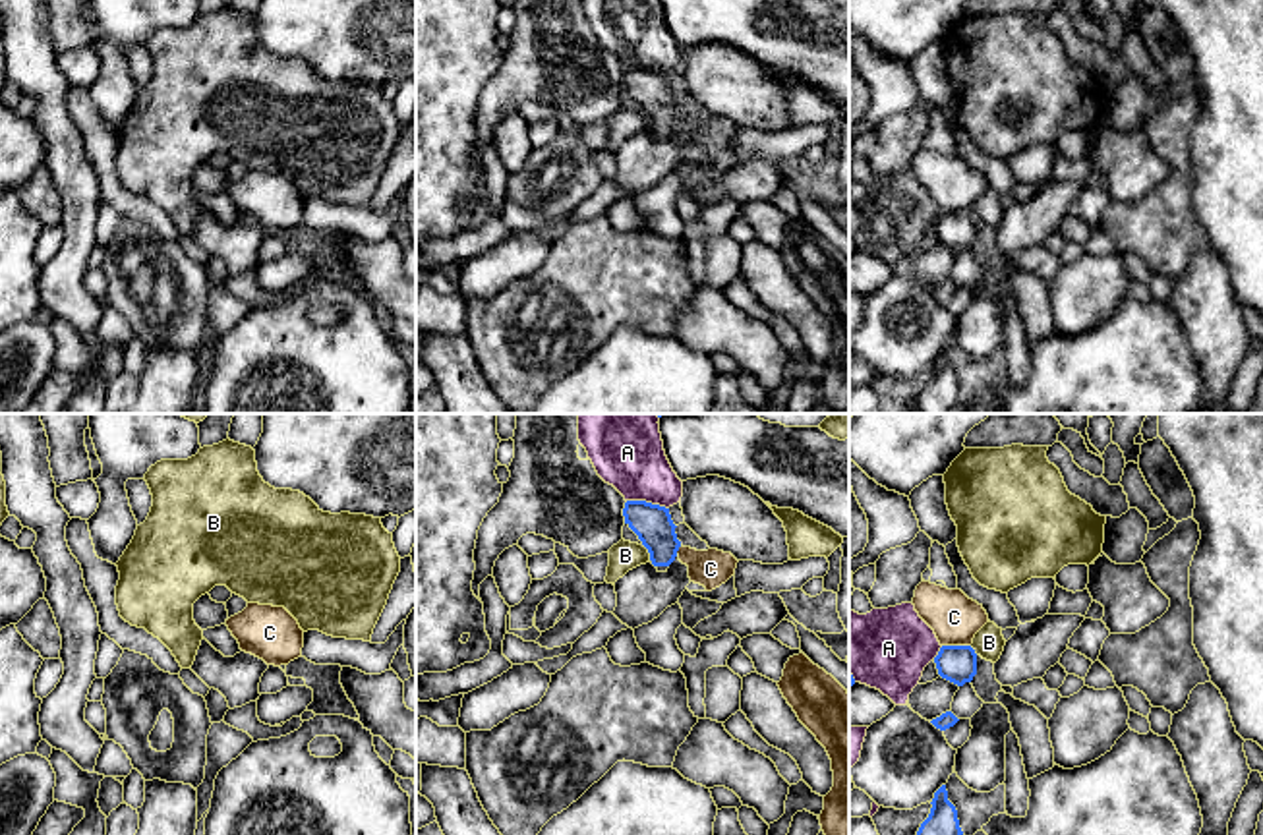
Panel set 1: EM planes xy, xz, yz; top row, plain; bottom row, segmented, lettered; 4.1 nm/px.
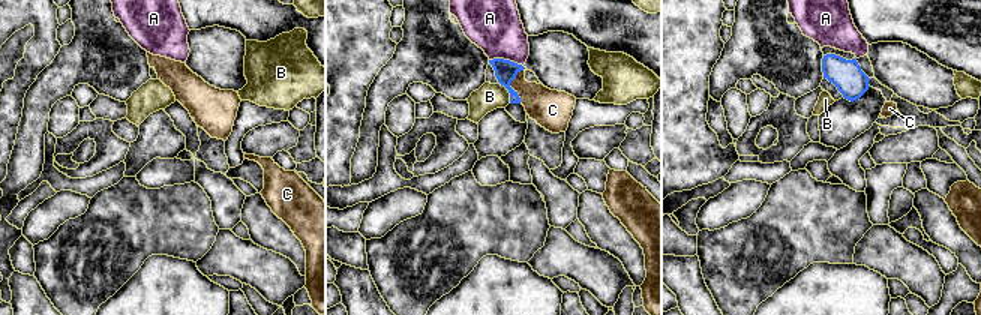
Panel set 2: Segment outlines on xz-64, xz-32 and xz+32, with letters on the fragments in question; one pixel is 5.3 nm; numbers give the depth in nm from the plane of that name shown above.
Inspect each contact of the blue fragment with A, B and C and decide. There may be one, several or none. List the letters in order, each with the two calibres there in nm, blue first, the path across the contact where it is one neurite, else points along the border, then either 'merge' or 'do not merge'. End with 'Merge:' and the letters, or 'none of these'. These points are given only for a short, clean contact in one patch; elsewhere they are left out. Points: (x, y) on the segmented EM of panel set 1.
A: 160 nm thick on the blue side, 300 nm on the other; do not merge
B: 160 nm thick on the blue side, 120 nm on the other; border along xz (643, 544), (650, 559); do not merge
C: 160 nm thick on the blue side, 200 nm on the other; border along yz (942, 644), (969, 646); do not merge
Merge: none of these

